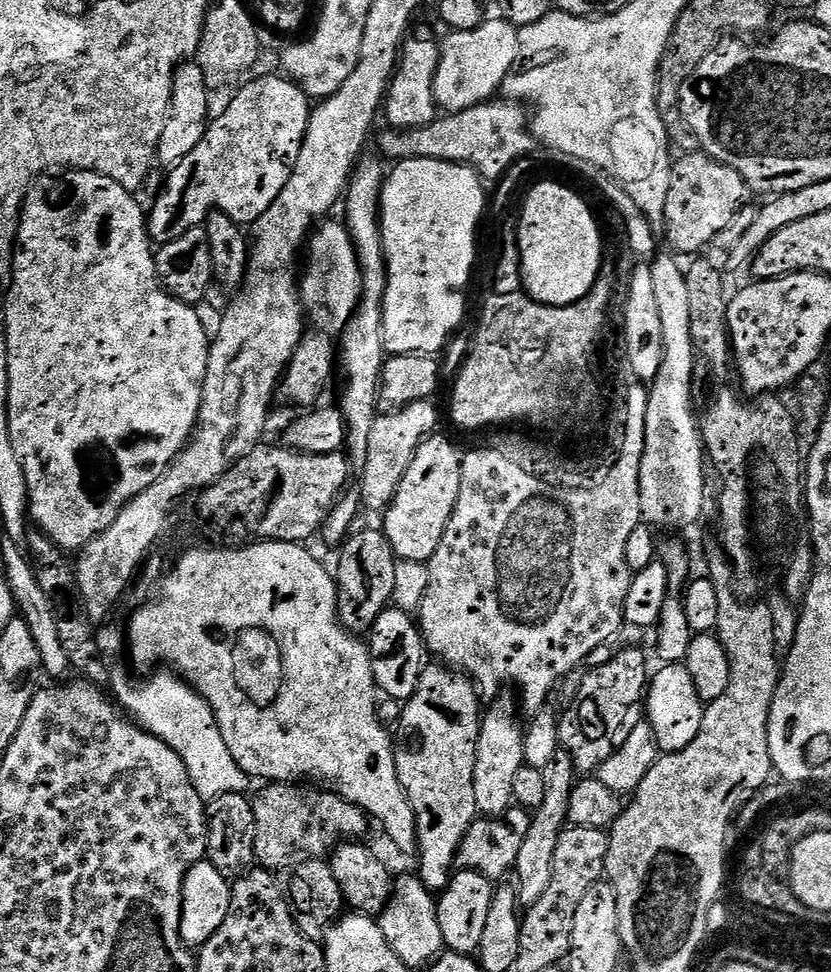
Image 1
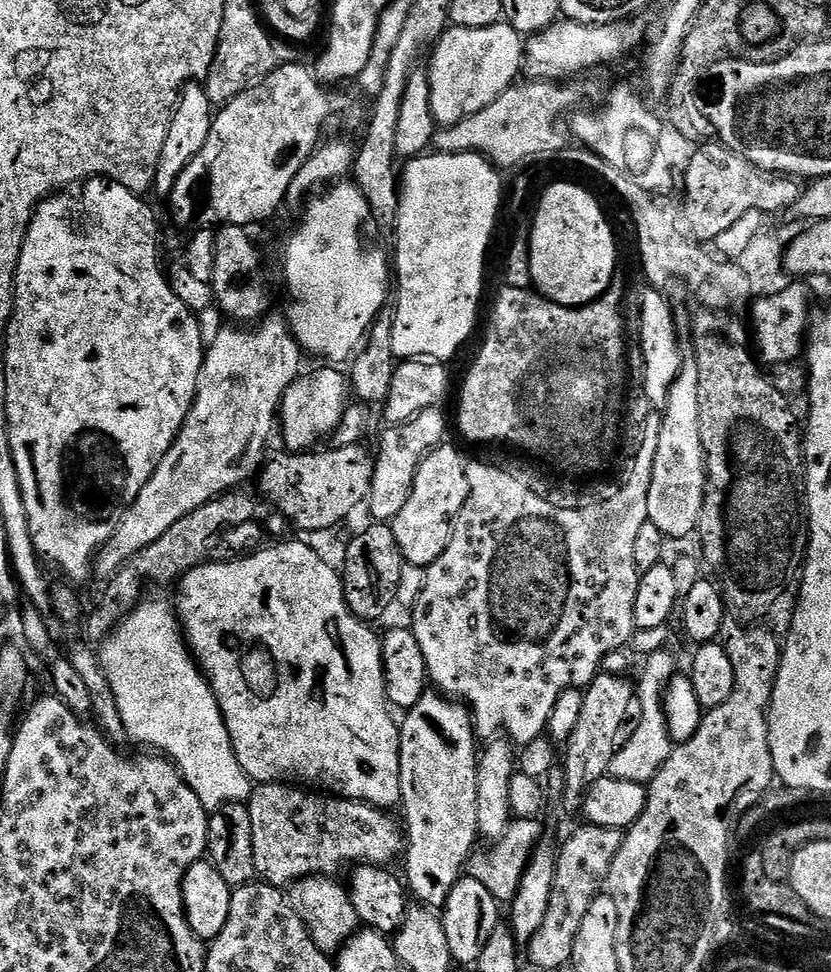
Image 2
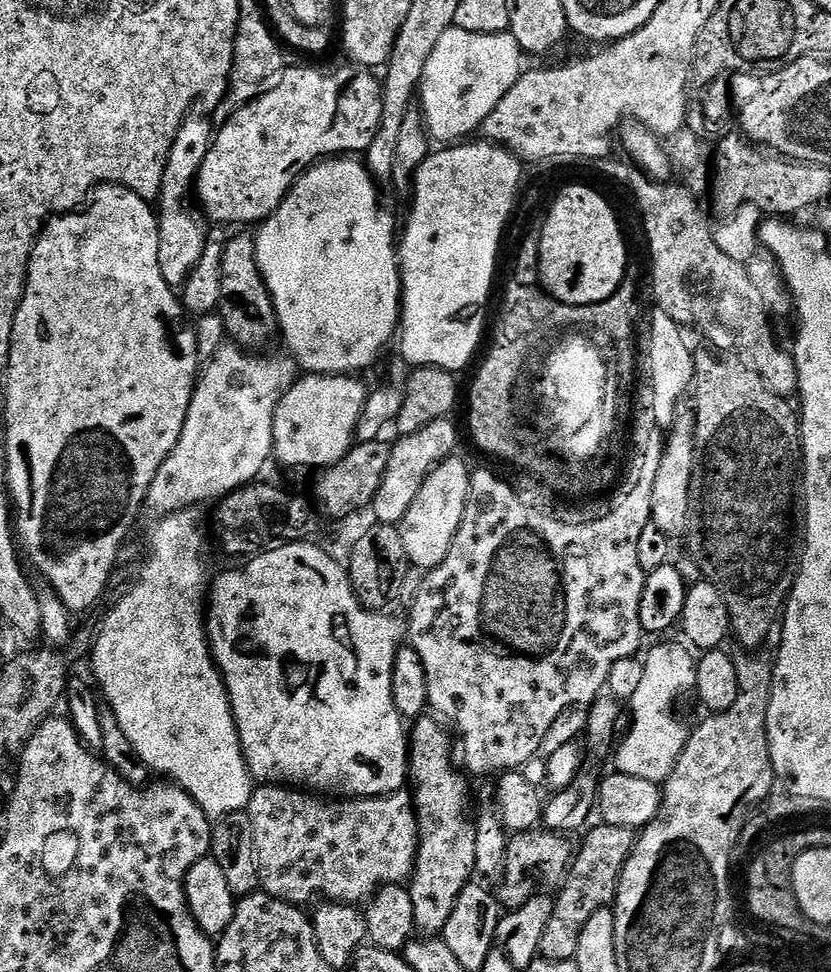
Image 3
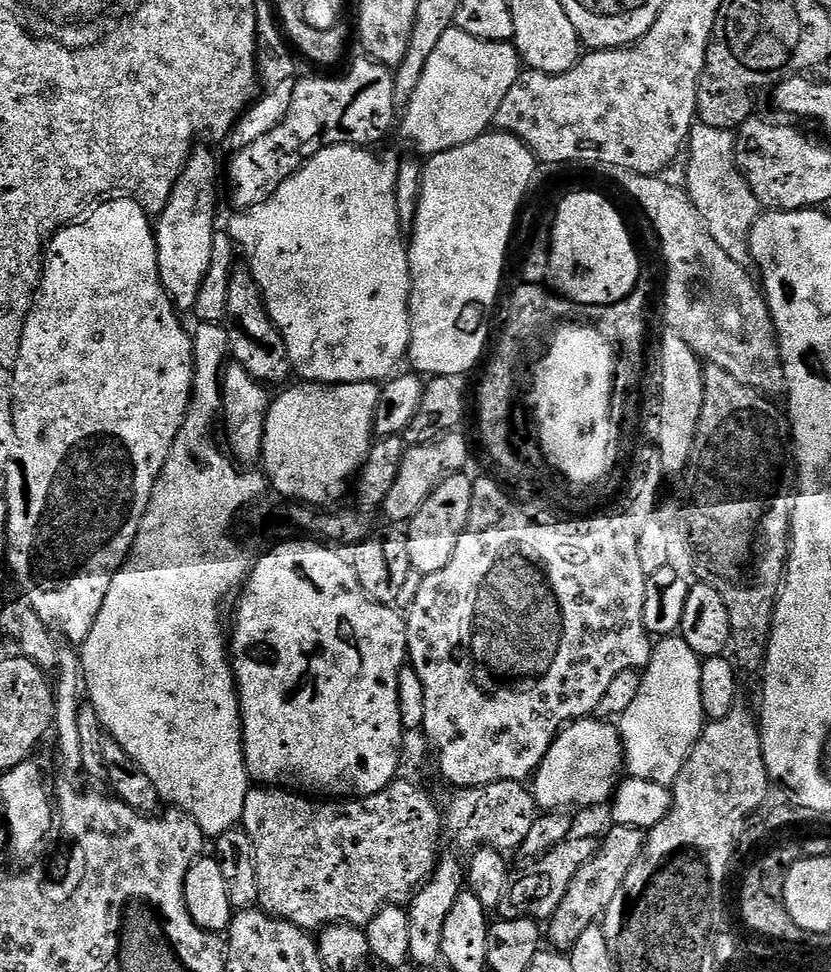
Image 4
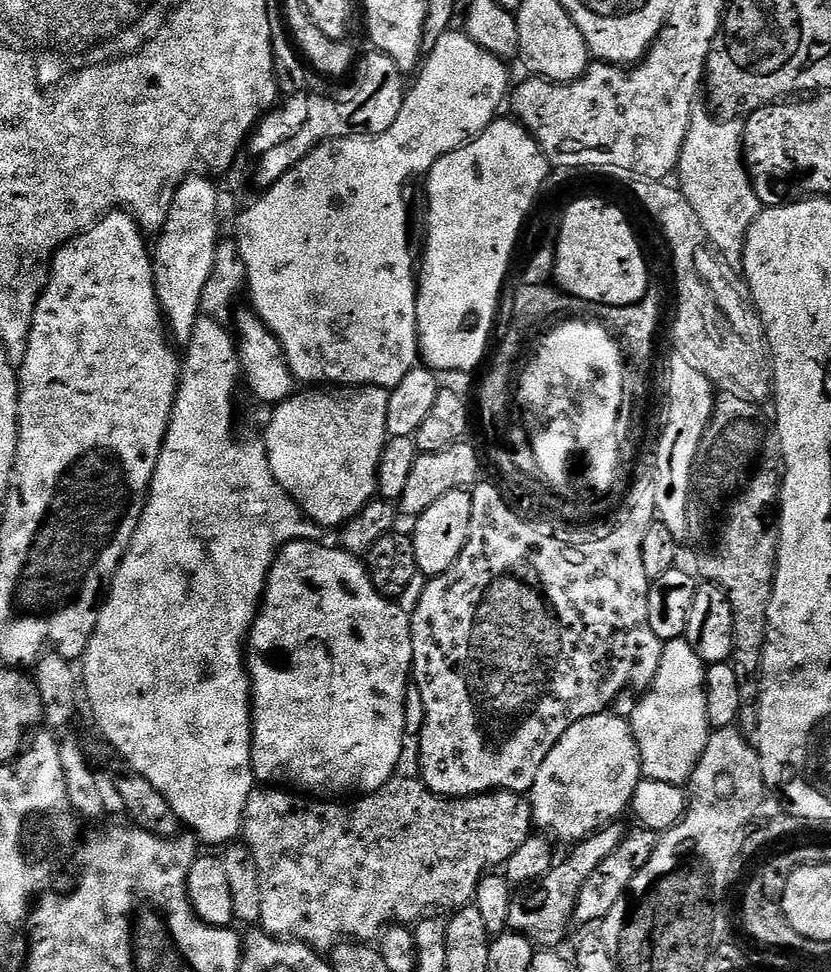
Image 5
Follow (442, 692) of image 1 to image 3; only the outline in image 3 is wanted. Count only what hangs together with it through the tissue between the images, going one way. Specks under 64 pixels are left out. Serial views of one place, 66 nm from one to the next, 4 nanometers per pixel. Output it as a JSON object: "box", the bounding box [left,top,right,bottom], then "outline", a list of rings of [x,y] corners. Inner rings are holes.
{"box":[407,714,476,934],"outline":[[[428,714],[420,716],[410,728],[408,775],[420,827],[420,845],[407,890],[414,902],[414,922],[424,934],[443,933],[450,914],[454,914],[458,894],[462,894],[476,872],[476,825],[471,819],[468,821],[469,777],[452,769],[454,740],[447,731],[439,719]]]}

